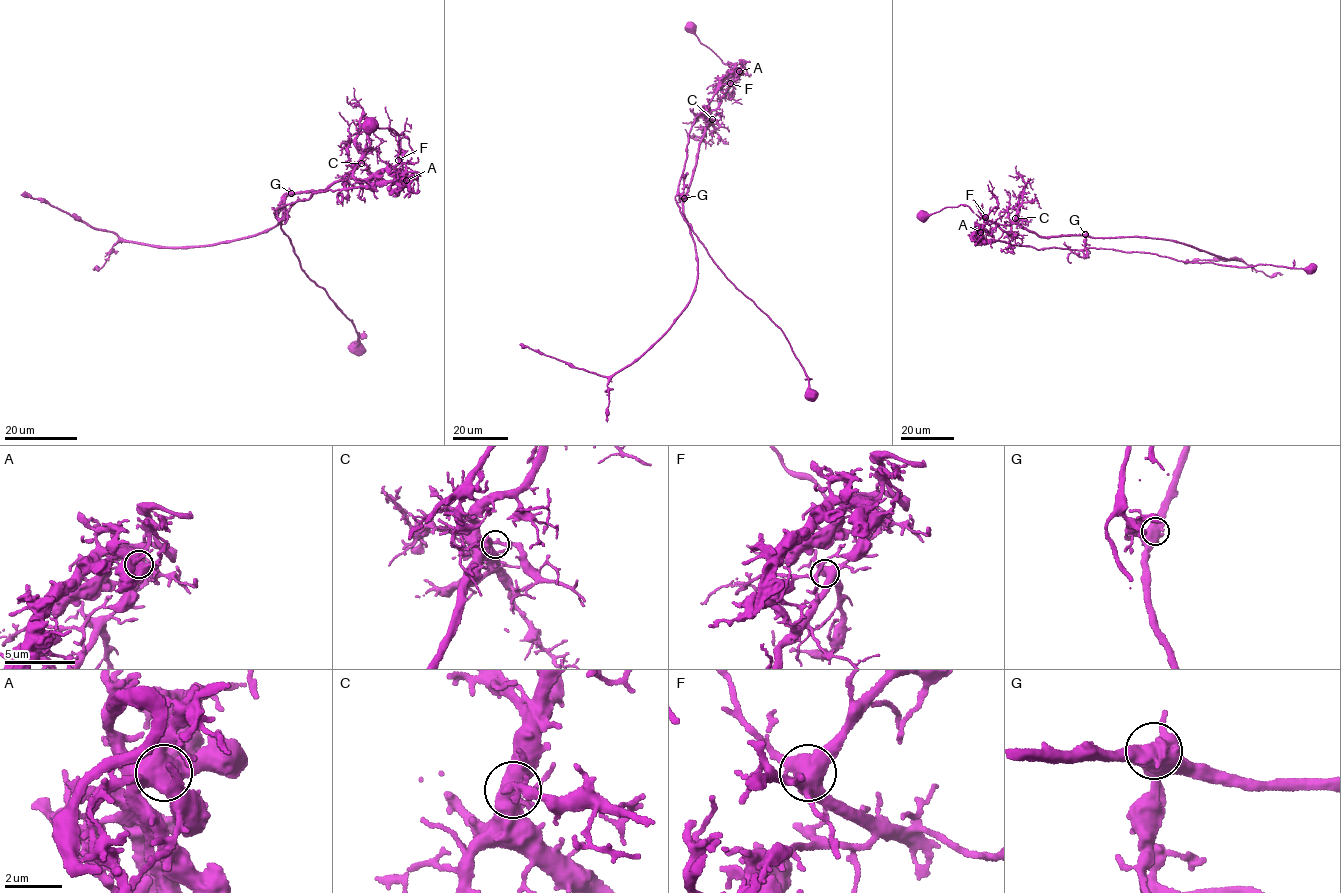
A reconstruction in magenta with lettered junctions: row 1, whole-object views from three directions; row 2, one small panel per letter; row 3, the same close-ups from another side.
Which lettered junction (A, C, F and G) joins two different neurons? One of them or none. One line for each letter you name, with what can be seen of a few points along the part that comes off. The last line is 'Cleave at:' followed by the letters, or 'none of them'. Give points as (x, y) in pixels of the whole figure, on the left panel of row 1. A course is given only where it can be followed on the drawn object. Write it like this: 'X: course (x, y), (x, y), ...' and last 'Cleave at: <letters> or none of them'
G: course (291, 193), (272, 208), (275, 217), (300, 267), (351, 320), (360, 347)
Cleave at: G

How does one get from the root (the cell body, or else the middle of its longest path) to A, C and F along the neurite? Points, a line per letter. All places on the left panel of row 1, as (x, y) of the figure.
A: (373, 127), (390, 128), (406, 135), (417, 161), (391, 169), (400, 170), (406, 180)
C: (373, 127), (390, 128), (406, 135), (417, 161), (381, 169), (363, 181), (354, 176), (354, 169), (361, 163)
F: (373, 127), (373, 129), (390, 128), (406, 135), (417, 161), (411, 163), (398, 160)

